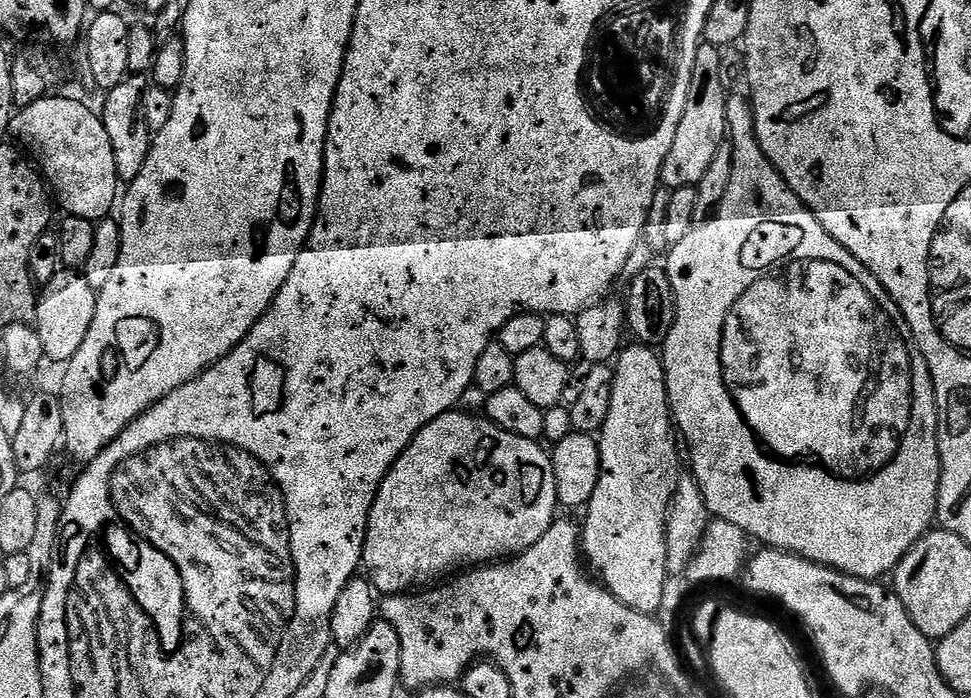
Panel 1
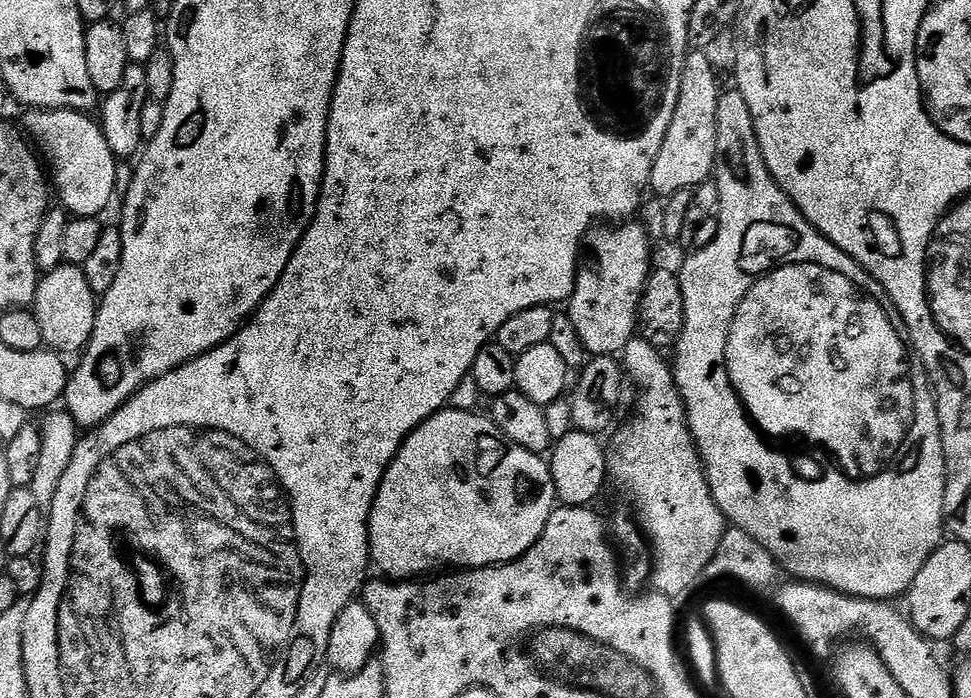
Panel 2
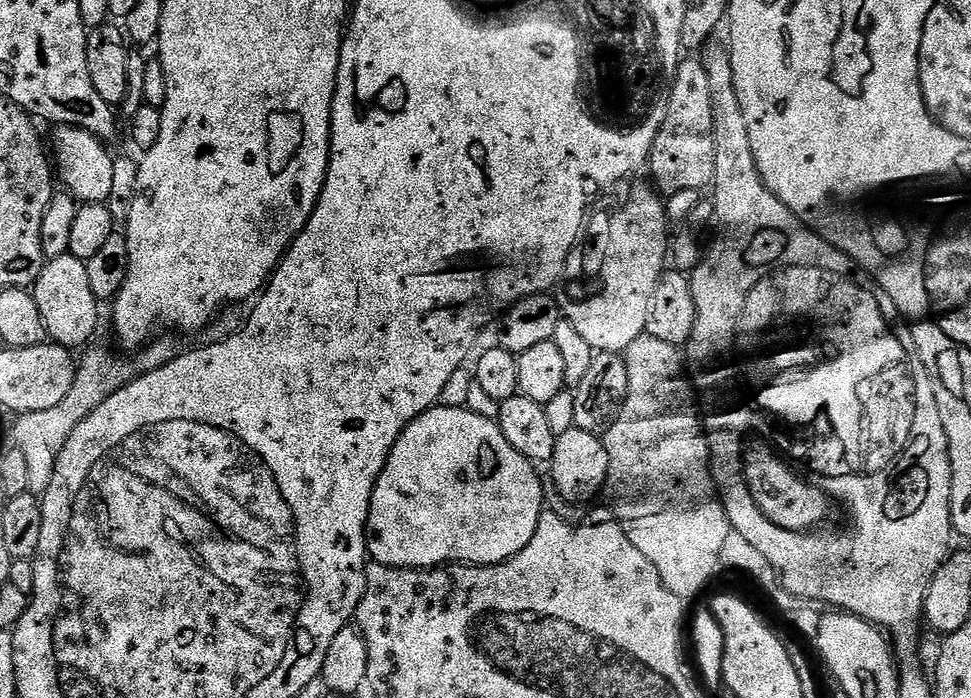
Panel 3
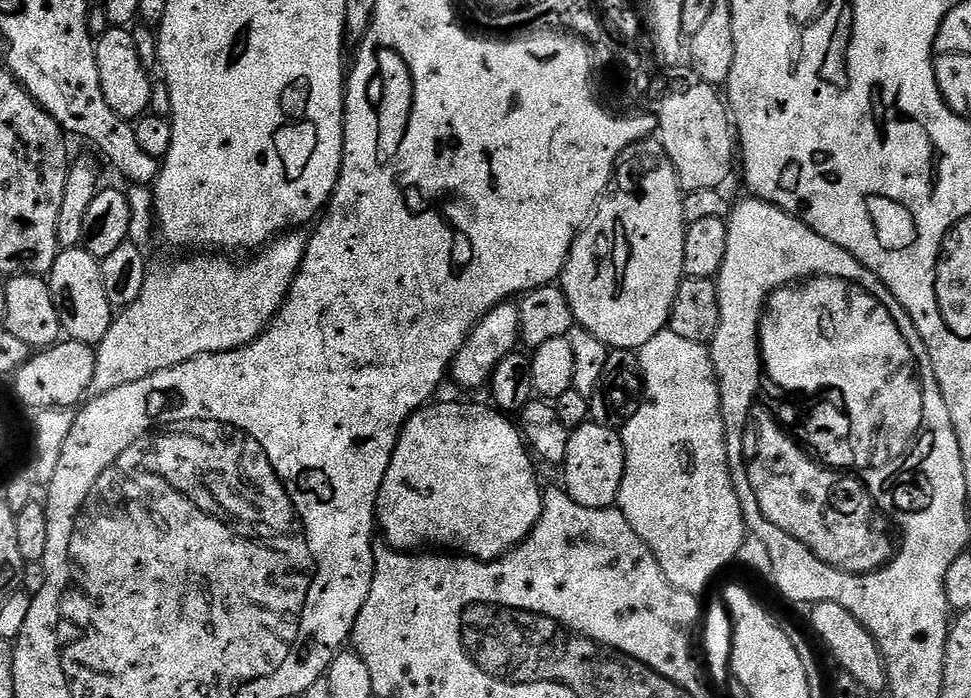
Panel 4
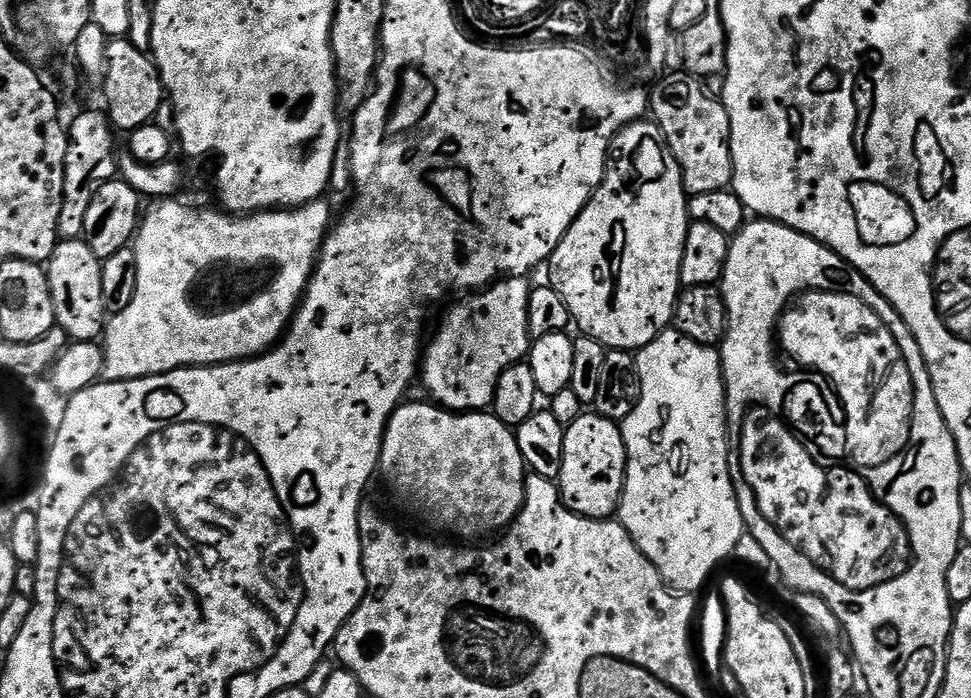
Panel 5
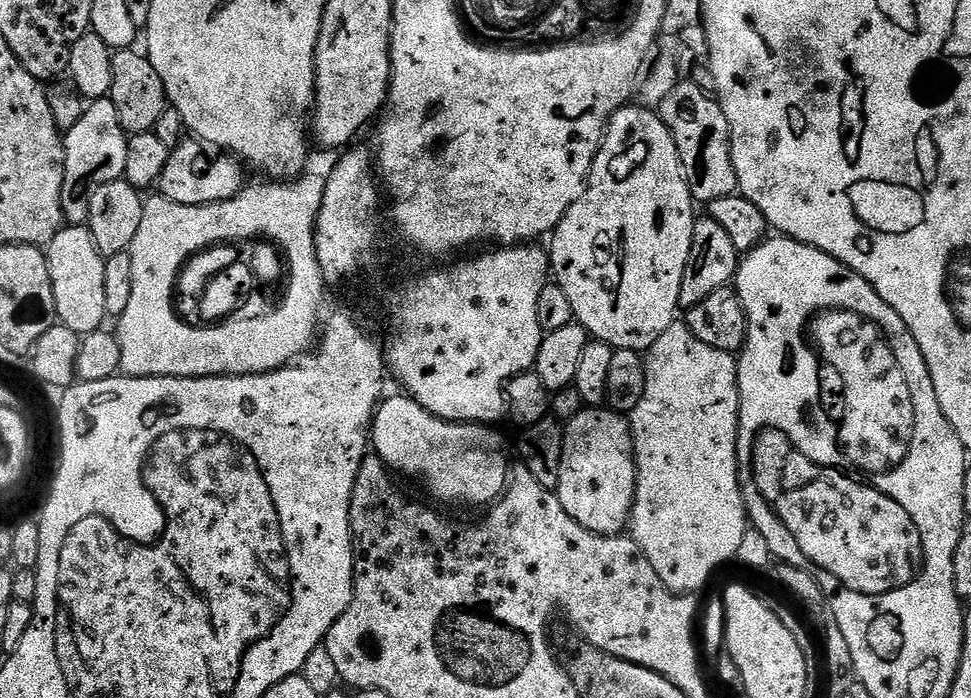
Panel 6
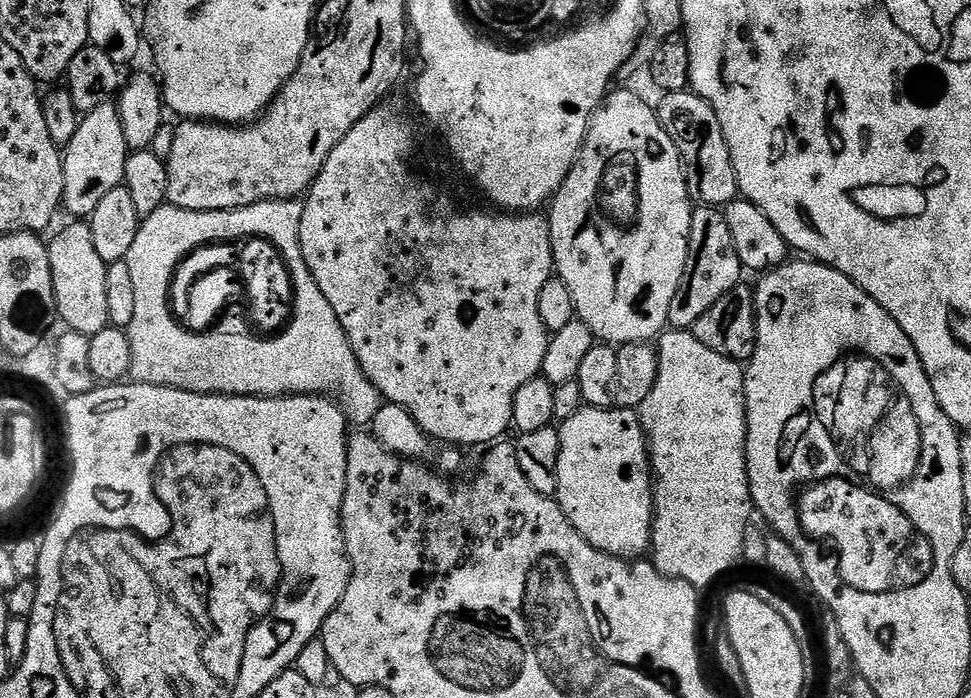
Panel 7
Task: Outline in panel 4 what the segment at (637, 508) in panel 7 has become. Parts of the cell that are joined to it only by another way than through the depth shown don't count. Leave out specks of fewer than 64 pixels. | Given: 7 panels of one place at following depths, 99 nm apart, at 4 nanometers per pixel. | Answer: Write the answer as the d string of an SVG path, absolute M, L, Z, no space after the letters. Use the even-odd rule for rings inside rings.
M585 422L571 429L564 455L562 487L578 506L610 508L615 505L624 468L624 447L613 429Z

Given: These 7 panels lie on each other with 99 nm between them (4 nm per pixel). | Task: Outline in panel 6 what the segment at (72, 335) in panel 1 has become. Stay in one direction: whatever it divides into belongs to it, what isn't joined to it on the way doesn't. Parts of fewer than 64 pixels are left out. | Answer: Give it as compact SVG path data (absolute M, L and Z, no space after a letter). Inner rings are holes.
M64 226L46 246L50 282L54 286L54 306L56 319L61 324L70 326L70 330L87 334L101 331L103 320L106 320L106 266L105 257L101 256L98 246L94 246L94 238L84 226Z

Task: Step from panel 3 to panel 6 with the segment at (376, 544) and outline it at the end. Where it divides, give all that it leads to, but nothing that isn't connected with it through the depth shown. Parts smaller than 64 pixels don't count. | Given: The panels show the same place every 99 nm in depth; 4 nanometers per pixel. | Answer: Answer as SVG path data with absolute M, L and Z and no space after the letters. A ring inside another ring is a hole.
M407 394L381 399L372 417L370 444L393 473L417 480L444 504L469 504L483 509L496 503L510 479L510 459L504 440L492 426L455 424L430 414Z

